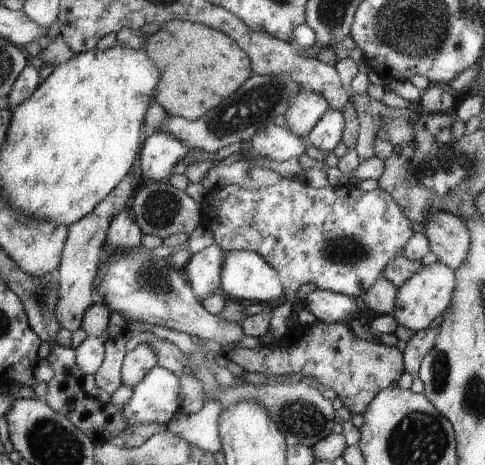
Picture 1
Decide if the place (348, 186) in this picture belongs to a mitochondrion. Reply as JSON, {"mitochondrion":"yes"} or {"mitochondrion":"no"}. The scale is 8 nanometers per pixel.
{"mitochondrion":"no"}

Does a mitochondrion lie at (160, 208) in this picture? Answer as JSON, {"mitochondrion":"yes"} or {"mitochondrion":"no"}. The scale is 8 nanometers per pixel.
{"mitochondrion":"yes"}

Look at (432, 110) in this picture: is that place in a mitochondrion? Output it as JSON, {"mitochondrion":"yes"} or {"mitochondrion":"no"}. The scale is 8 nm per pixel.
{"mitochondrion":"no"}

